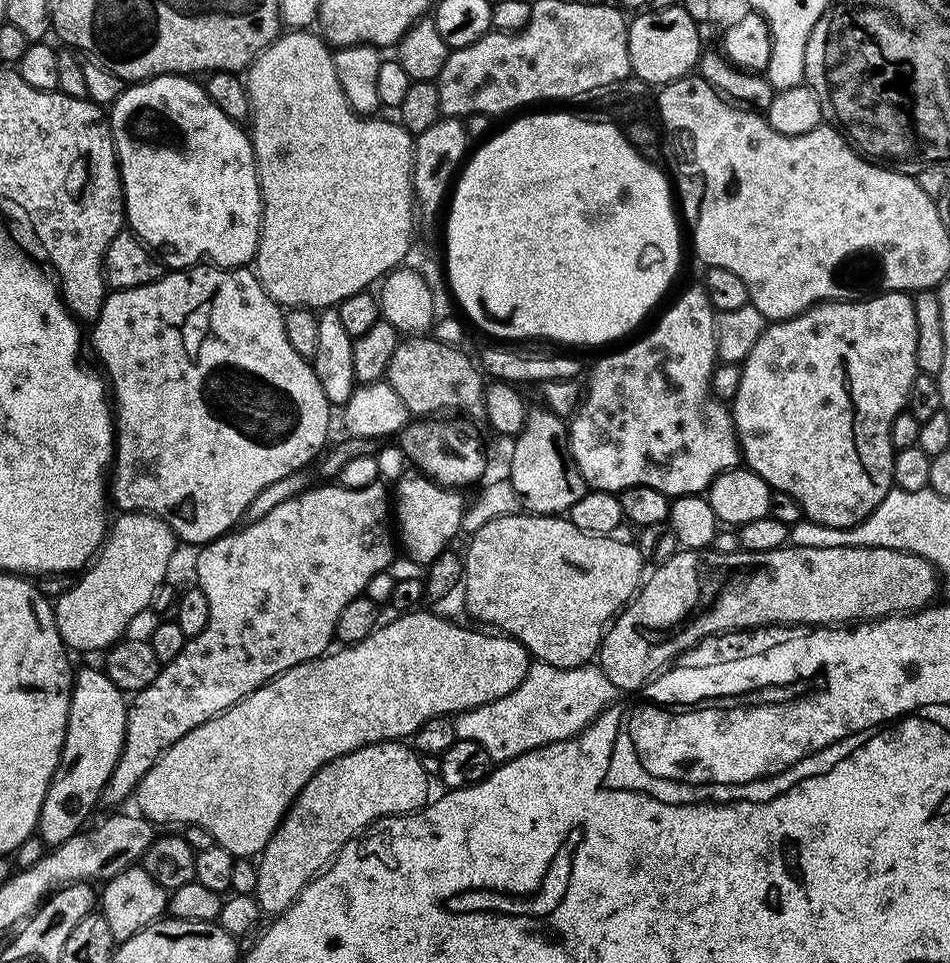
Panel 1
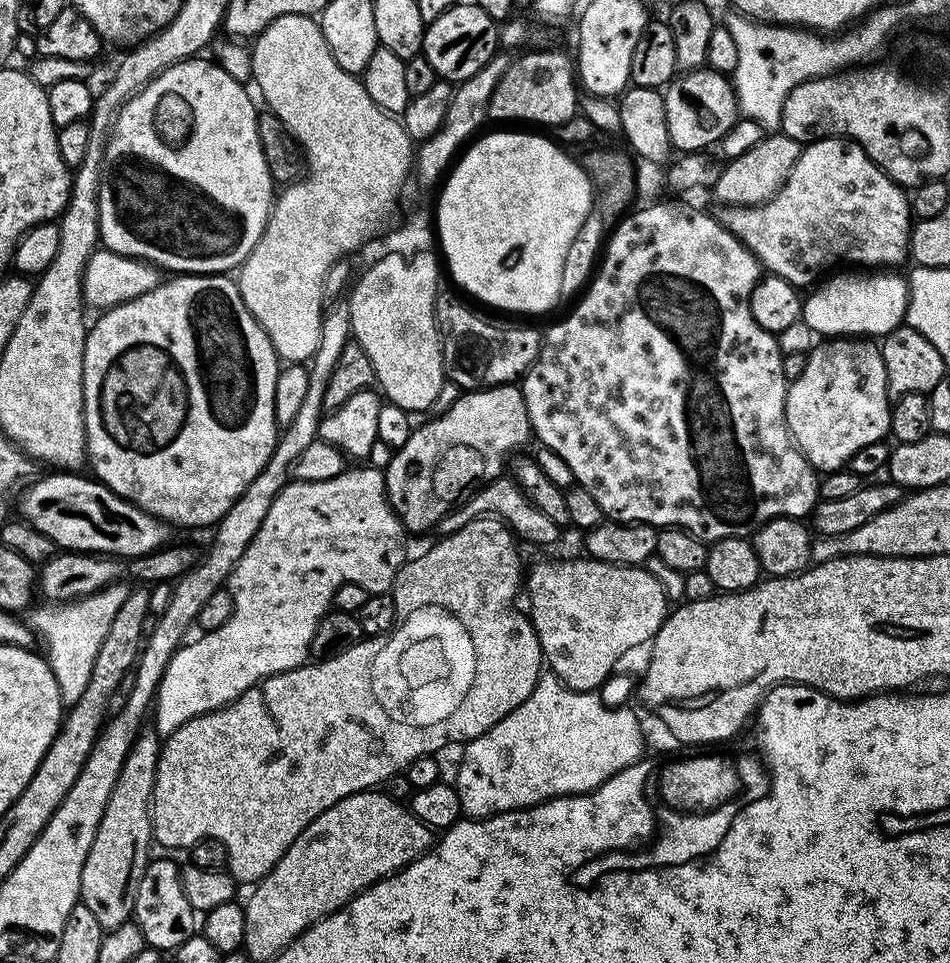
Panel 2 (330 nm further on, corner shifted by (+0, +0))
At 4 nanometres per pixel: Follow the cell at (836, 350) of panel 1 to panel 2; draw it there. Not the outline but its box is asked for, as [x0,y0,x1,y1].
[784,338,892,474]

